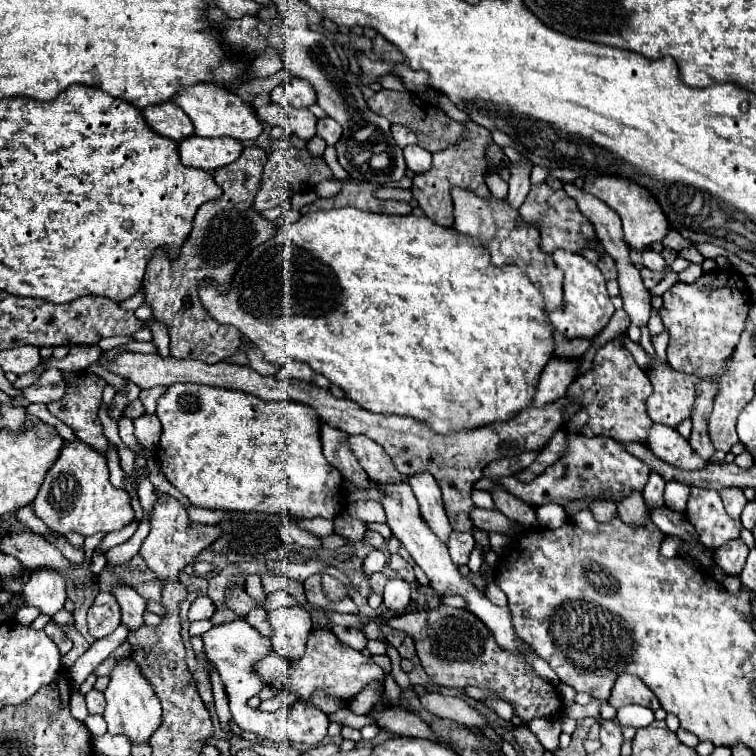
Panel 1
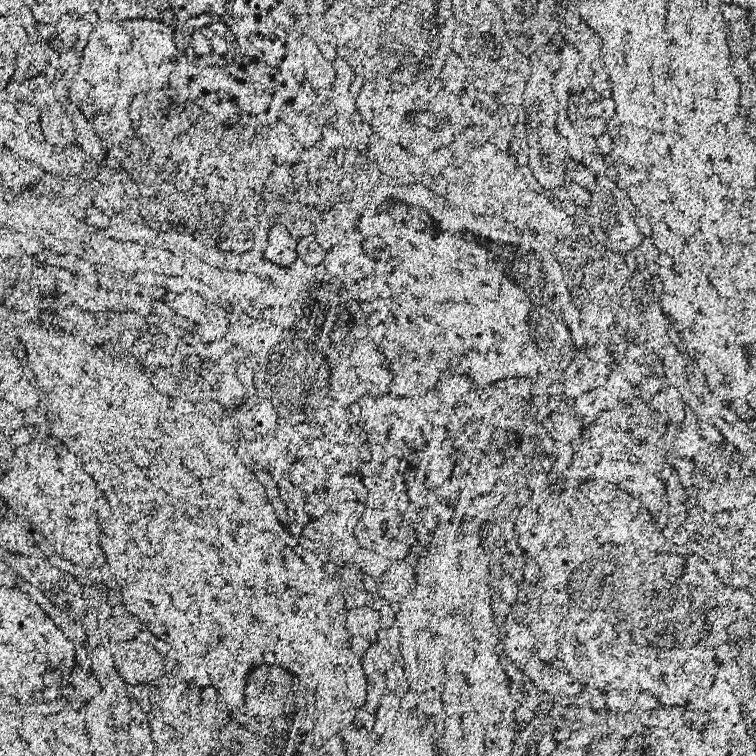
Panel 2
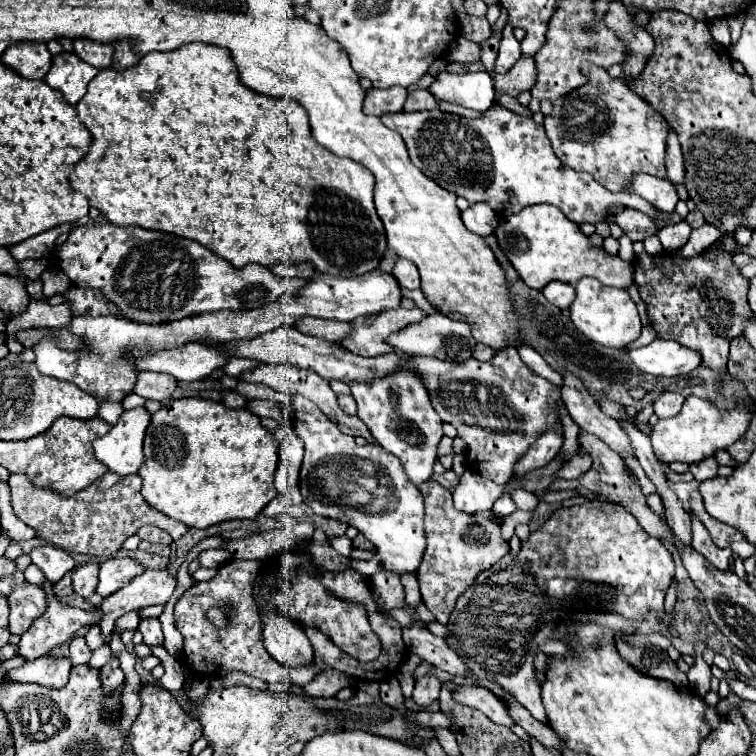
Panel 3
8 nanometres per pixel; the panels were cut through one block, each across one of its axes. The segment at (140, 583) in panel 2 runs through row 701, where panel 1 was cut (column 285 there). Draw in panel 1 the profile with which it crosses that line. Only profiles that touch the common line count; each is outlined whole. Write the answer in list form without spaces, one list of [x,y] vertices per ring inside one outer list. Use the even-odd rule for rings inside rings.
[[[332,208],[332,210],[316,210],[300,216],[296,224],[286,224],[276,228],[276,234],[270,242],[264,242],[244,258],[238,266],[236,274],[230,280],[226,292],[220,292],[214,280],[202,280],[198,286],[200,300],[208,314],[226,326],[234,326],[246,336],[252,344],[256,344],[264,352],[264,360],[284,366],[290,360],[306,362],[316,374],[326,376],[332,384],[340,386],[346,396],[354,402],[360,402],[370,412],[382,414],[404,414],[412,418],[422,418],[430,424],[430,428],[438,434],[448,434],[452,430],[476,428],[482,424],[490,424],[496,420],[510,420],[522,408],[526,408],[536,392],[536,384],[542,368],[552,358],[554,340],[548,316],[544,314],[544,298],[526,278],[526,272],[518,266],[496,268],[488,262],[488,252],[480,246],[480,242],[472,236],[452,232],[444,226],[434,224],[426,216],[390,216],[376,214],[358,208]]]

